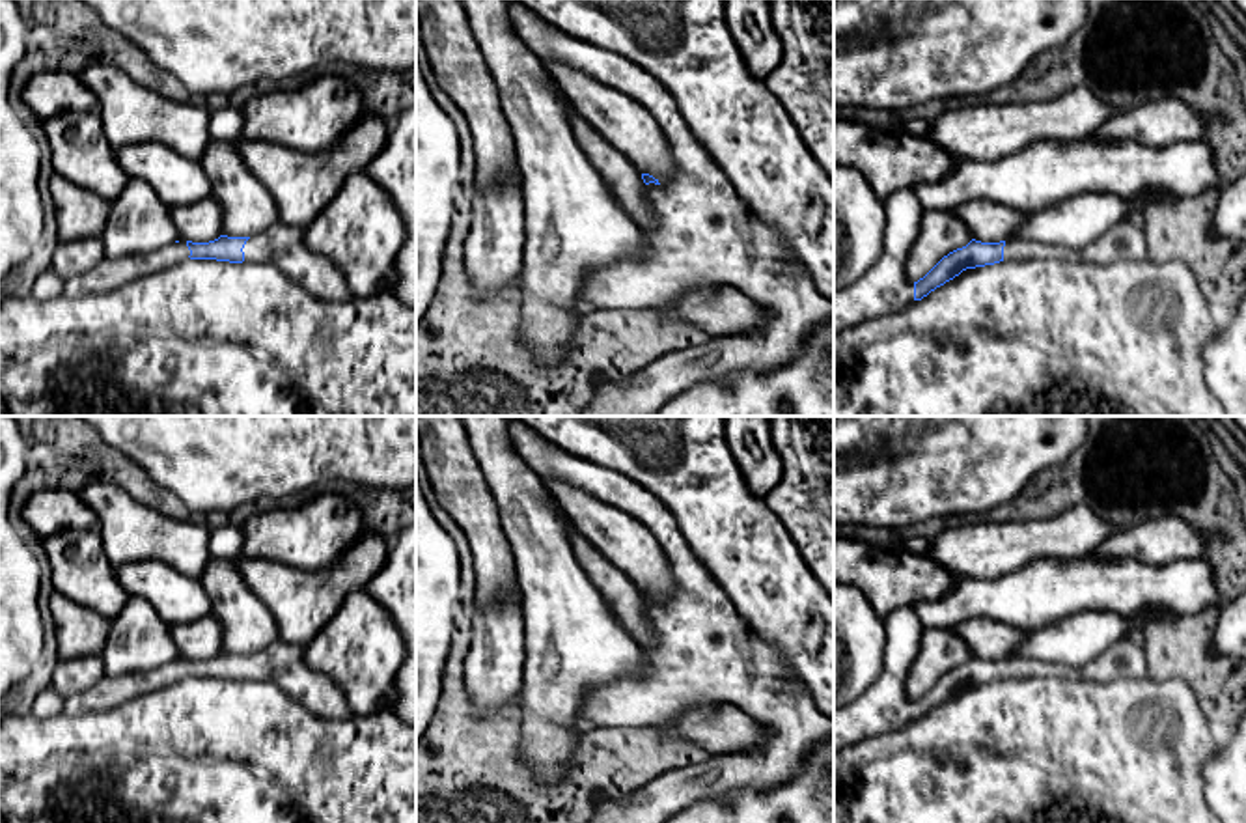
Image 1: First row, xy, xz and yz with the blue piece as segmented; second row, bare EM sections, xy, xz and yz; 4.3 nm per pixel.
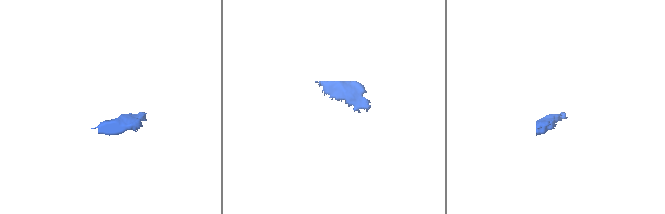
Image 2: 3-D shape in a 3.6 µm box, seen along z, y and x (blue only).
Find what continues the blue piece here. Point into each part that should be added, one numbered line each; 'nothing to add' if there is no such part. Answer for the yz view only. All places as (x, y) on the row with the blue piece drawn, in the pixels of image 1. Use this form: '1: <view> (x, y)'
1: yz (1125, 241)
2: yz (883, 290)

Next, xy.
1: xy (282, 245)

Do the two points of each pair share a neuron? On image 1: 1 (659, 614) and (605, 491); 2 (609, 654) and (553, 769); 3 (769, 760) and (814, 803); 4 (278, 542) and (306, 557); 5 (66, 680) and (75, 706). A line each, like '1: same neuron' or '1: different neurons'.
1: same neuron
2: same neuron
3: different neurons
4: same neuron
5: different neurons

